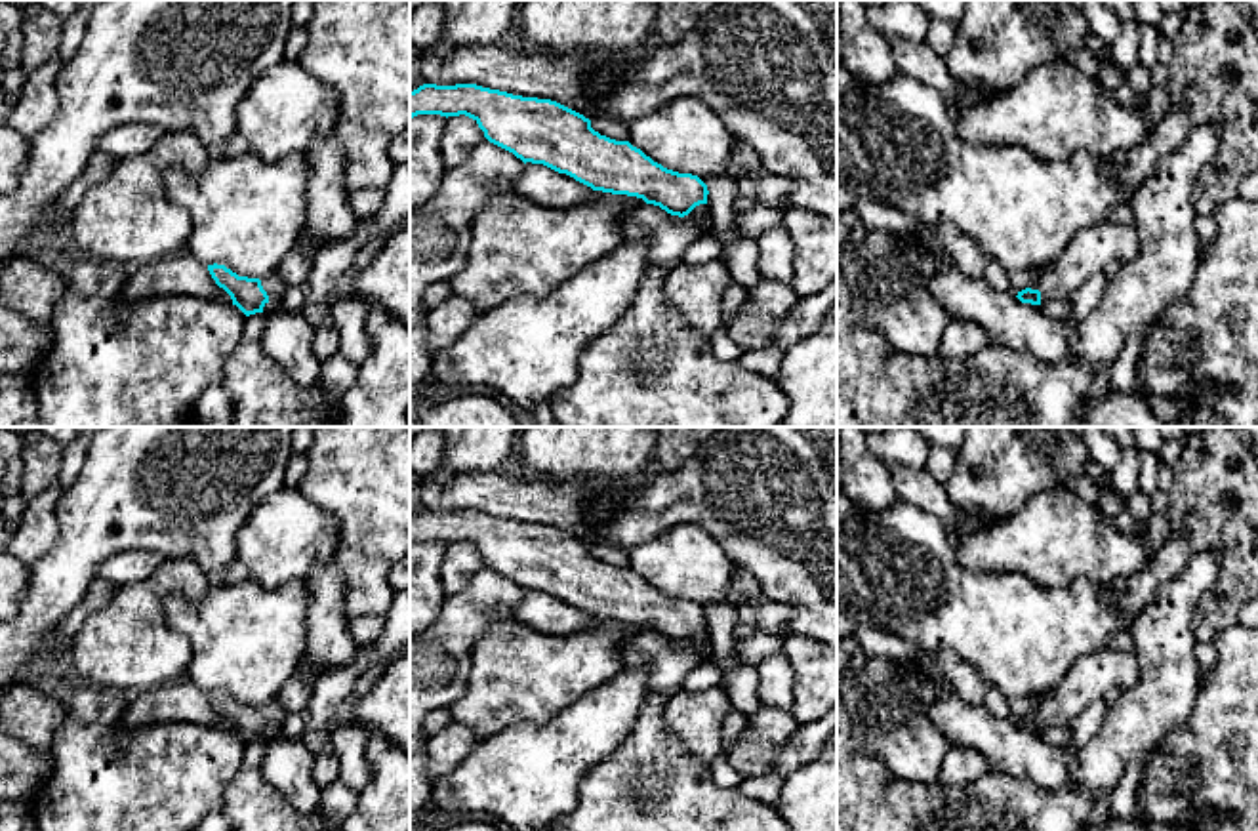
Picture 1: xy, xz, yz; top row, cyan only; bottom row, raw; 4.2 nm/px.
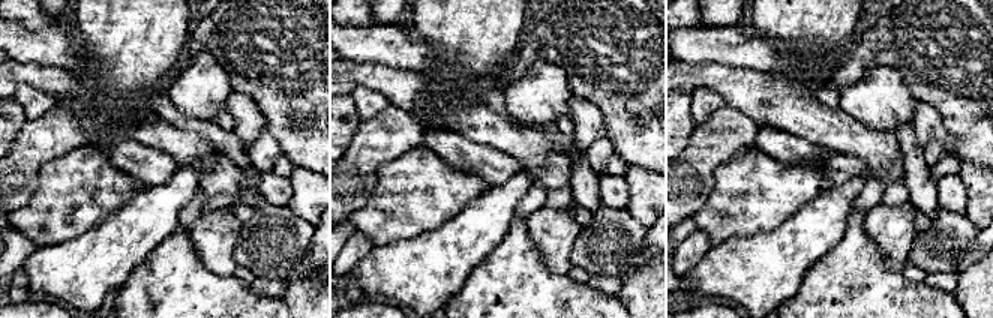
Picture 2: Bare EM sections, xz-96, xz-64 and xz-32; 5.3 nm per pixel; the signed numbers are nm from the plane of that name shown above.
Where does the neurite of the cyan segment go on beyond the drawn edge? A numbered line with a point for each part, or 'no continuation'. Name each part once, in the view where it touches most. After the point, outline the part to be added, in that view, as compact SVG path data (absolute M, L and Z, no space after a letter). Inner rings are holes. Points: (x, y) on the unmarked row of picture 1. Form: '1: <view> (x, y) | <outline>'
1: xy (273, 711) | M278 698L261 705L261 713L269 722L269 728L280 728L284 724L286 715L288 715L288 711L278 701Z

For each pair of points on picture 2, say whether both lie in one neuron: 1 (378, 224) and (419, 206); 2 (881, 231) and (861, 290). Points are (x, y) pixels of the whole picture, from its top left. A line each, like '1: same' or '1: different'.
1: same
2: different

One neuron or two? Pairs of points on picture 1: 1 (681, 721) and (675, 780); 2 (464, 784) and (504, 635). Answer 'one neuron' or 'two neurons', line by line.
1: two neurons
2: two neurons

